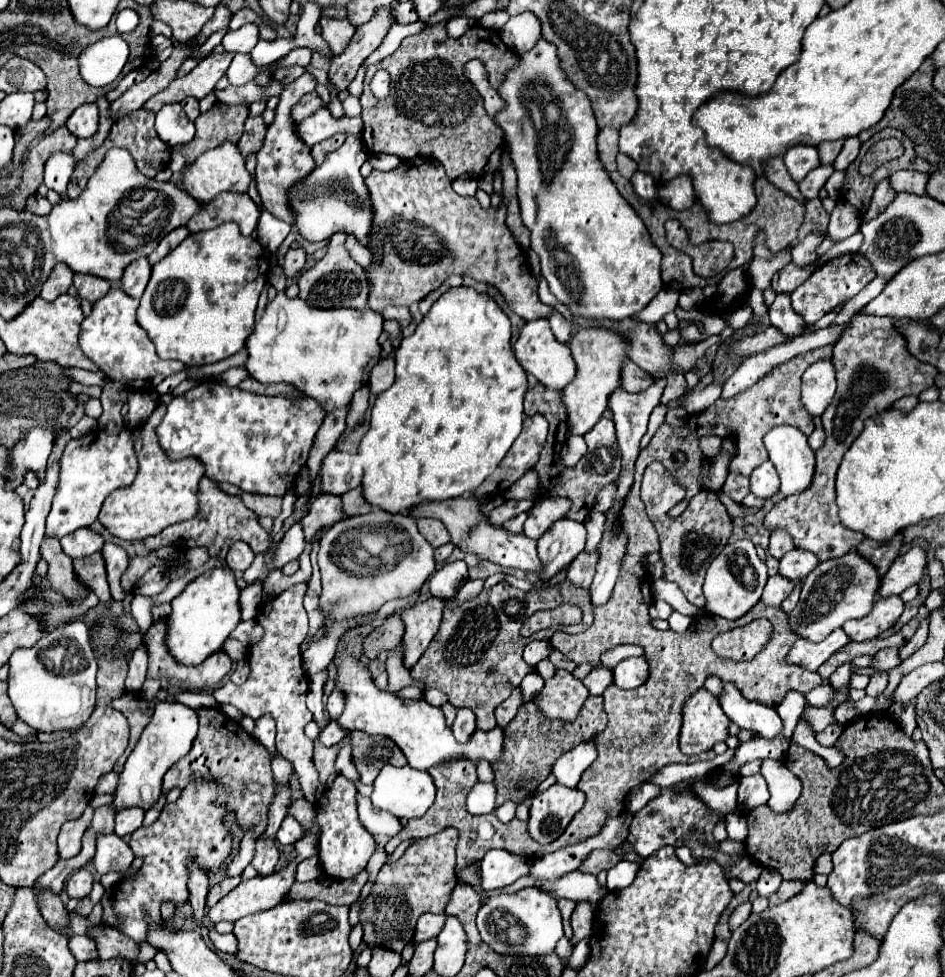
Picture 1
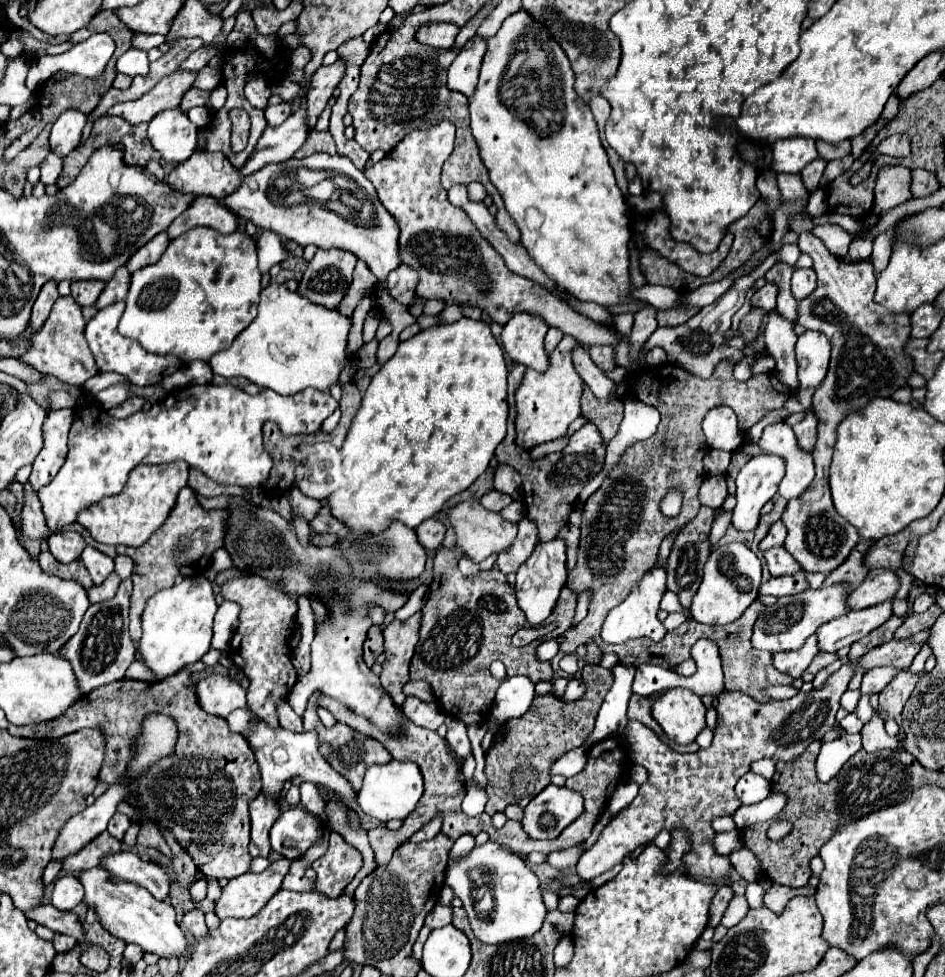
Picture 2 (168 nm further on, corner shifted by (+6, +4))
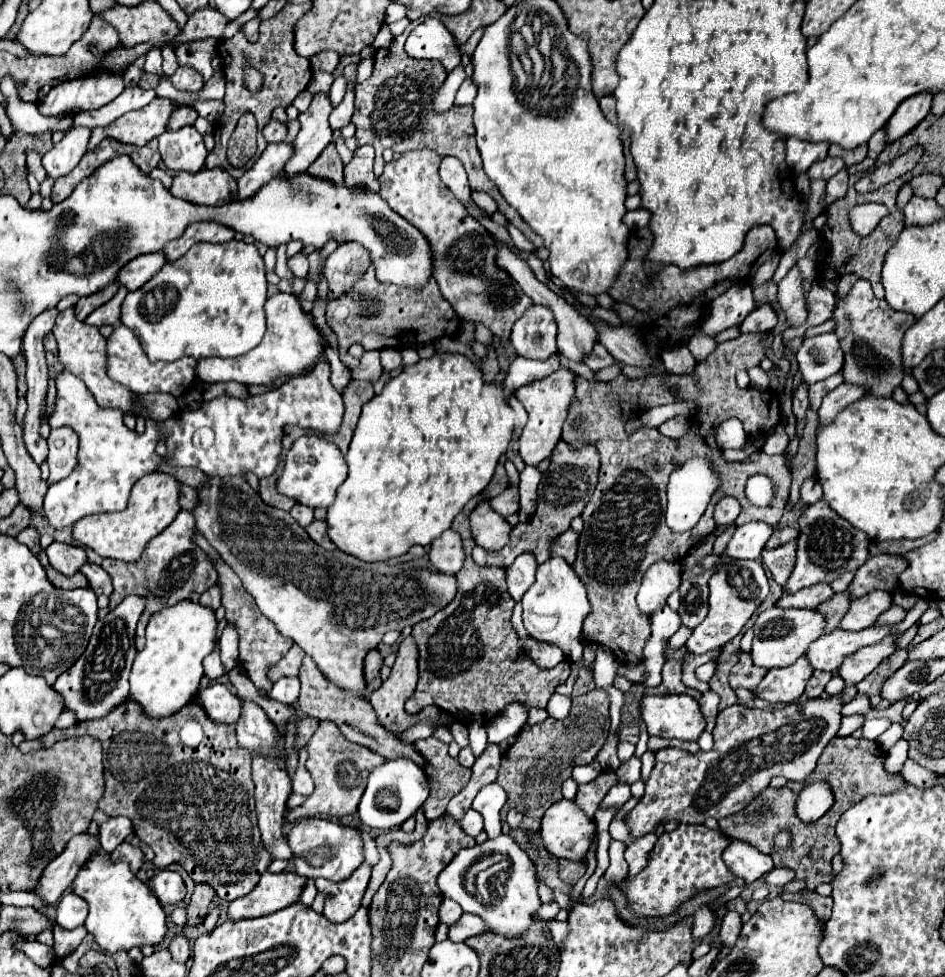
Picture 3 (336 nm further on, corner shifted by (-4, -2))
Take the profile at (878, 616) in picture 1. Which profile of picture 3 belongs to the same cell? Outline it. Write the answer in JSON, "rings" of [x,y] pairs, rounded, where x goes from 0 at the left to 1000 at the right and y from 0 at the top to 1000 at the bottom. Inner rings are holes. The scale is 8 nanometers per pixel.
{"rings":[[[972,613],[970,619],[964,625],[960,625],[960,632],[947,640],[922,640],[911,646],[884,644],[881,648],[869,650],[862,658],[858,658],[858,662],[854,664],[854,672],[858,675],[860,685],[884,689],[896,670],[903,670],[905,666],[922,658],[930,658],[939,650],[956,648],[958,644],[962,644],[966,638],[972,636],[979,623],[981,623],[981,615]]]}

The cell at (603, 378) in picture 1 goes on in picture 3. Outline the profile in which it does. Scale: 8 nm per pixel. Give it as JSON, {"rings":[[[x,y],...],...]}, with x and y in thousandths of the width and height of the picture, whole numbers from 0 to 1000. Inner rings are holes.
{"rings":[[[592,376],[587,382],[547,398],[545,404],[560,423],[560,429],[549,447],[549,466],[553,468],[553,472],[558,476],[570,476],[575,470],[579,470],[583,466],[587,455],[594,451],[594,437],[596,437],[602,417],[608,408],[608,386],[611,386],[608,380],[604,380],[600,376]]]}

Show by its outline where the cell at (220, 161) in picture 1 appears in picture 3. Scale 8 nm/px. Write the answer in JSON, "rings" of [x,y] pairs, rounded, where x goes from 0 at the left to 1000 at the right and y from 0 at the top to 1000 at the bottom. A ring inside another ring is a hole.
{"rings":[[[234,171],[213,173],[208,177],[192,175],[185,179],[179,195],[202,208],[236,210],[251,202],[251,183]]]}

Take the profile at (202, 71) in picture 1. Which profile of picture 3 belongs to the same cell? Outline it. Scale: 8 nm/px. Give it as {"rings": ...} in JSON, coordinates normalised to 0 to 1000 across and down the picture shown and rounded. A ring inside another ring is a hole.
{"rings":[[[164,99],[158,107],[128,118],[117,128],[101,130],[96,136],[94,153],[101,153],[111,140],[120,140],[124,144],[149,150],[158,146],[162,140],[168,140],[177,132],[183,114],[185,114],[185,103],[177,99]]]}

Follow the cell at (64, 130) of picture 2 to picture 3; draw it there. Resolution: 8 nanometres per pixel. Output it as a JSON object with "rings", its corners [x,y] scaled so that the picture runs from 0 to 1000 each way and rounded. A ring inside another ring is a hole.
{"rings":[[[77,130],[71,138],[46,161],[46,171],[52,181],[62,183],[71,179],[92,157],[96,132],[94,130]]]}

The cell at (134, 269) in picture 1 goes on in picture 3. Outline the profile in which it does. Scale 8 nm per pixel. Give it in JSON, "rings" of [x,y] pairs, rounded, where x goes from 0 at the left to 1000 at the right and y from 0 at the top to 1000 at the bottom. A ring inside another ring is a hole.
{"rings":[[[128,292],[126,298],[122,300],[122,304],[115,306],[109,314],[101,316],[101,318],[90,327],[90,331],[96,331],[96,333],[101,333],[101,335],[107,335],[107,333],[124,333],[126,327],[128,327],[128,310],[130,310],[130,306],[132,306],[134,300],[137,300],[134,294]]]}

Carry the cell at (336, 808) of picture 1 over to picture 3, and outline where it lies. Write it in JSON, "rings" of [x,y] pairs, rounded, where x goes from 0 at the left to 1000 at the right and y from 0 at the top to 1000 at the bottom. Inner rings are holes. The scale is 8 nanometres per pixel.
{"rings":[[[382,883],[363,902],[354,904],[354,902],[348,902],[342,898],[333,900],[335,910],[348,914],[348,918],[344,922],[344,930],[342,930],[346,941],[350,941],[352,945],[367,943],[369,937],[374,937],[382,928],[382,920],[384,920],[386,908],[390,904],[390,898],[393,898],[393,885]]]}

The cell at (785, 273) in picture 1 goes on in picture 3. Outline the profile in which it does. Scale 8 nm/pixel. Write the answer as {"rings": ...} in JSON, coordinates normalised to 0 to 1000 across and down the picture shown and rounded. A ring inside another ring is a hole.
{"rings":[[[810,310],[790,322],[790,327],[784,331],[784,341],[816,339],[820,333],[822,333],[822,320],[814,310]]]}

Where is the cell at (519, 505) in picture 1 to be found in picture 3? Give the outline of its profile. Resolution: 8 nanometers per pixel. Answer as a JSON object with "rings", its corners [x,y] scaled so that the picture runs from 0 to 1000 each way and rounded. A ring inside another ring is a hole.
{"rings":[[[534,501],[530,507],[522,509],[517,517],[532,529],[539,529],[549,523],[549,505],[545,501]]]}

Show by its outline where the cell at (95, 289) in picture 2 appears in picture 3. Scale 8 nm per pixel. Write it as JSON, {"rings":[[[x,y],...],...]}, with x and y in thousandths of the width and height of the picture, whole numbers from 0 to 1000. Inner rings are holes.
{"rings":[[[117,290],[113,292],[109,298],[101,300],[101,302],[92,302],[92,304],[86,304],[84,310],[79,312],[79,322],[81,327],[90,327],[94,320],[98,320],[103,314],[107,314],[109,310],[113,310],[122,300],[124,300],[126,292],[124,290]]]}

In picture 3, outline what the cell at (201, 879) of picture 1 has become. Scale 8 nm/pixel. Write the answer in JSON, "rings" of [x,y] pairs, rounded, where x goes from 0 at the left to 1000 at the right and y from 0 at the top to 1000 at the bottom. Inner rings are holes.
{"rings":[[[94,851],[79,855],[69,871],[58,877],[46,892],[41,904],[43,904],[43,916],[48,920],[48,926],[58,924],[67,912],[77,904],[79,896],[90,887],[90,883],[101,875],[101,871],[107,869],[105,855],[98,855]]]}

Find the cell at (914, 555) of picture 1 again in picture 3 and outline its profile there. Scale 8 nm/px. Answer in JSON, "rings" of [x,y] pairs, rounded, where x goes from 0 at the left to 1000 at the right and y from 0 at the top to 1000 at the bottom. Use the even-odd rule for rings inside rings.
{"rings":[[[922,605],[920,609],[913,609],[909,613],[903,613],[896,629],[890,636],[890,644],[896,646],[911,646],[928,636],[928,632],[939,625],[945,619],[943,607],[939,605]]]}

